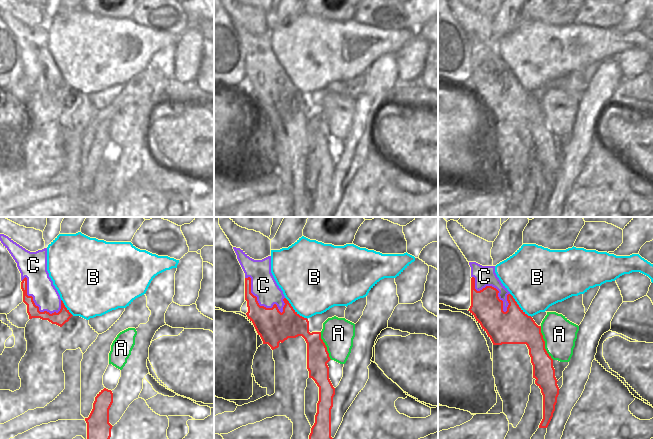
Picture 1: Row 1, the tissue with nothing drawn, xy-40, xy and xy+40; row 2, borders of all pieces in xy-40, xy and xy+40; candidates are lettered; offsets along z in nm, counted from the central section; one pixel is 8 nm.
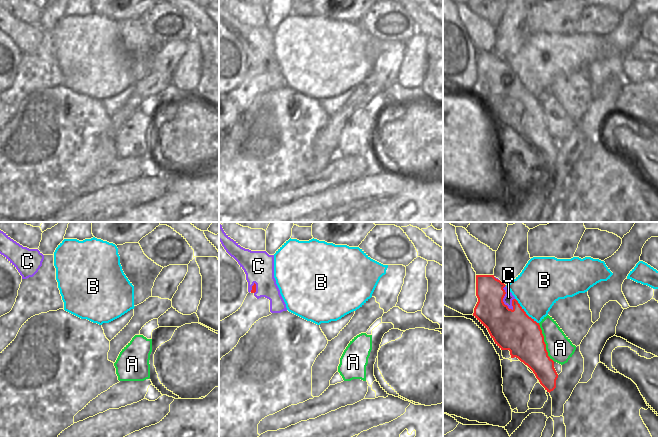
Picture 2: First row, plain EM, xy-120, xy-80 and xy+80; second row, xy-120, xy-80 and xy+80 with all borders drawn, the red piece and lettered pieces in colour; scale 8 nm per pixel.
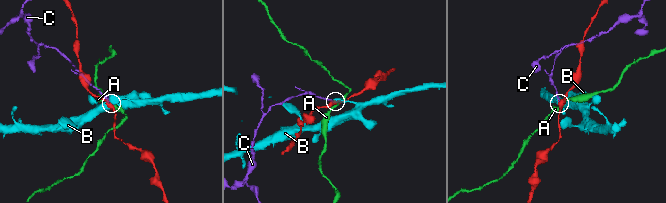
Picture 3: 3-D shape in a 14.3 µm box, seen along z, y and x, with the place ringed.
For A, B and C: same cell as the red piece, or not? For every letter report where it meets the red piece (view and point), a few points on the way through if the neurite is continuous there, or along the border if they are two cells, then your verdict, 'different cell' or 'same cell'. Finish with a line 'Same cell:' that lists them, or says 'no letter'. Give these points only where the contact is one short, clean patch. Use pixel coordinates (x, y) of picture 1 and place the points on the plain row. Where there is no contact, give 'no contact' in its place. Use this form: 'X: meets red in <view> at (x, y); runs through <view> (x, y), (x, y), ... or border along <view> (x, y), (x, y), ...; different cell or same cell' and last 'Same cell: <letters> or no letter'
A: meets red in xy+40 at (544, 119); different cell
B: meets red in xy+40 at (518, 82); border along xy+40 (510, 69), (516, 79), (531, 93); different cell
C: meets red in xy+40 at (491, 62); border along xy+40 (472, 52), (477, 66), (493, 62), (498, 67), (505, 88); different cell
Same cell: no letter

